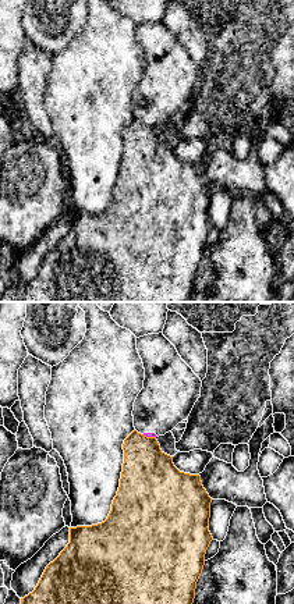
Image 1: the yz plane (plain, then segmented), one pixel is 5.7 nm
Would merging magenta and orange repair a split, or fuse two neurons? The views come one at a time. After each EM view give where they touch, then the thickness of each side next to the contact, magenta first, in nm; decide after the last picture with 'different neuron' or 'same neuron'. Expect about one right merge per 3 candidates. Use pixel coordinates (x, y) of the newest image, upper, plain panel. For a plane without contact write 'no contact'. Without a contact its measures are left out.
meets magenta at (149, 124); 30 nm thick on the magenta side, 320 nm on the other

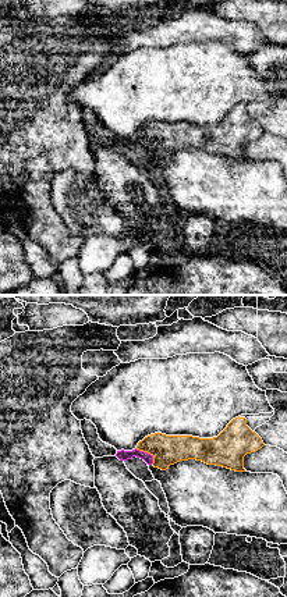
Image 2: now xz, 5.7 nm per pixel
meets magenta at (146, 141); 60 nm thick on the magenta side, 180 nm on the other

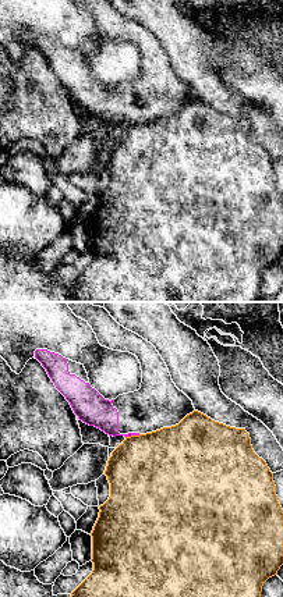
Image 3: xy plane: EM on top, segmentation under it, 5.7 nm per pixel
meets magenta at (133, 123); 170 nm thick on the magenta side, 460 nm on the other

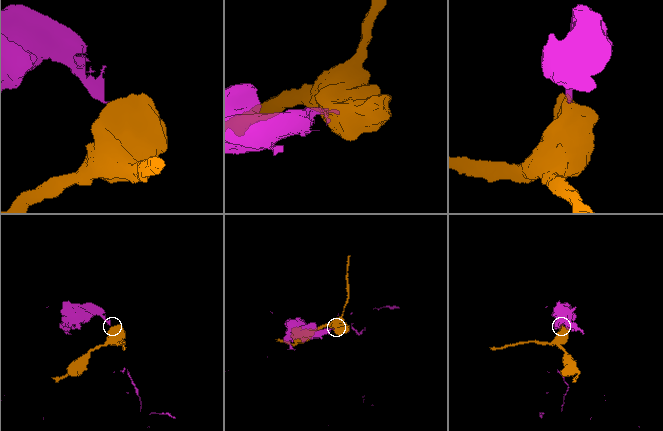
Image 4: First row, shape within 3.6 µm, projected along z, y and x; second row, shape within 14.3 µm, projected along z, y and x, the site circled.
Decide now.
different neuron

